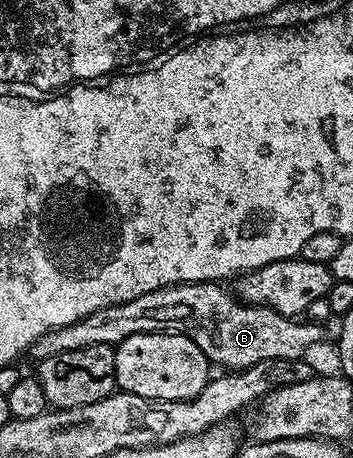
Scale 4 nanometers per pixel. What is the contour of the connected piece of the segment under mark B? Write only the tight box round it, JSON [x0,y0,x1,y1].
[29,283,323,369]

